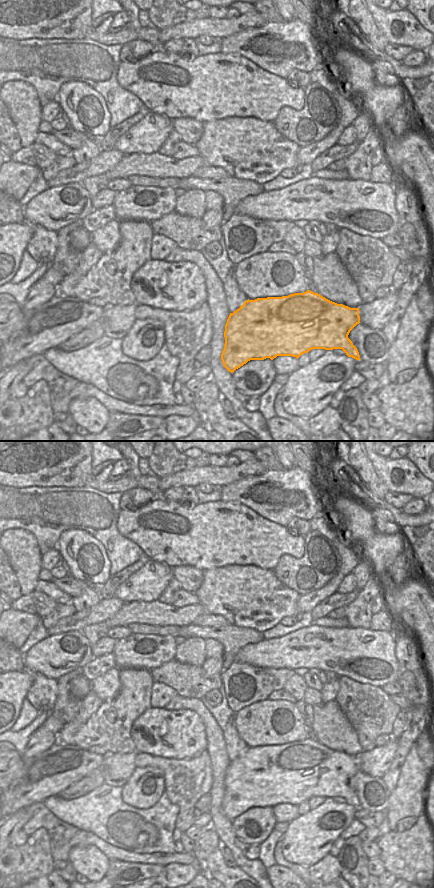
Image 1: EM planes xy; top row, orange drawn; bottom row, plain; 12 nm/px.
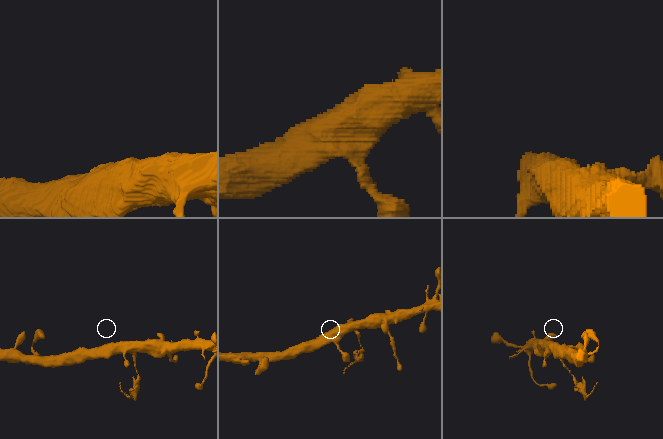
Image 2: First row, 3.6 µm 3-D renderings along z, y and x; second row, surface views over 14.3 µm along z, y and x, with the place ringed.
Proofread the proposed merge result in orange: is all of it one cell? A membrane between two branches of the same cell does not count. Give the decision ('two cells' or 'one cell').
two cells

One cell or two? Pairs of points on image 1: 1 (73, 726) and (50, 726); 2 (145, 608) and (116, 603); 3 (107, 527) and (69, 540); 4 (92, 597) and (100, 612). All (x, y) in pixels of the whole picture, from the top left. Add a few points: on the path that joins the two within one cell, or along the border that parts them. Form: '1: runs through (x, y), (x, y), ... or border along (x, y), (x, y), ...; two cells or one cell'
1: border along (65, 724), (54, 744); two cells
2: border along (124, 603), (112, 616), (105, 619); two cells
3: border along (66, 529), (85, 530), (95, 537), (105, 550); two cells
4: border along (100, 600), (91, 608), (76, 611); two cells

